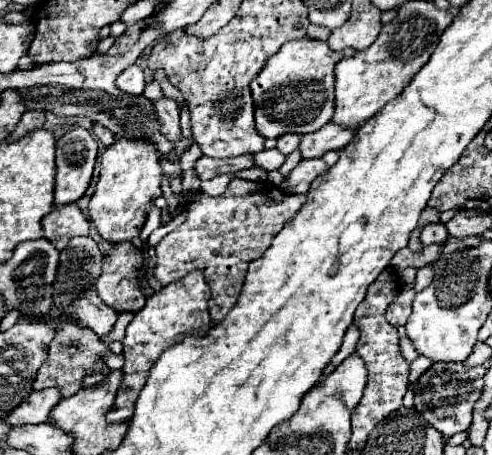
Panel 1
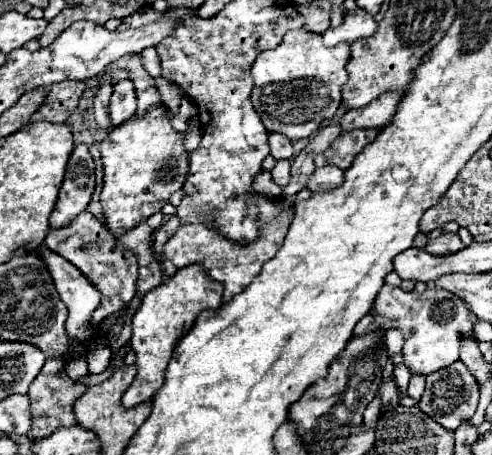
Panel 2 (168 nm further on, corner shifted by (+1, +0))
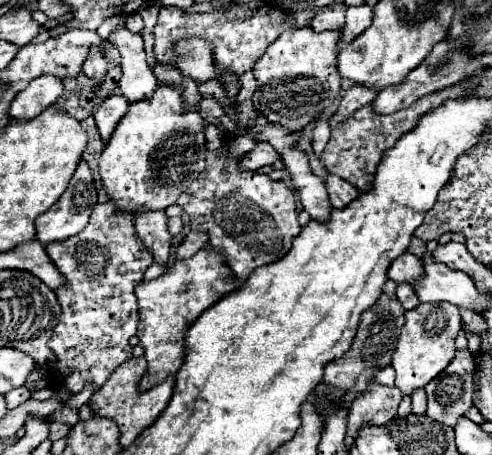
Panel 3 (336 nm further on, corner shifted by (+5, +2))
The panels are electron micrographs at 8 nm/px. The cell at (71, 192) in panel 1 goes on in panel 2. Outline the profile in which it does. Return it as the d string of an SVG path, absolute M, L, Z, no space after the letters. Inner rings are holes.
M76 144L66 164L66 176L58 194L58 202L50 216L50 228L68 224L80 214L94 192L94 160L86 144Z

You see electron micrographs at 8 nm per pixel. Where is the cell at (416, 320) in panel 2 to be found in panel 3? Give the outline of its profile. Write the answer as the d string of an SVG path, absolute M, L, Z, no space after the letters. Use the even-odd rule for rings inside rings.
M430 302L420 304L414 310L406 312L406 324L398 340L398 352L392 356L392 368L396 370L394 384L404 396L424 388L432 378L436 378L454 358L456 346L454 338L462 328L460 312L448 302Z

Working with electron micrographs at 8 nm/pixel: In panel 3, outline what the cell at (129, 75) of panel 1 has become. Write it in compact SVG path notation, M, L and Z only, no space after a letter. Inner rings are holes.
M114 94L112 98L104 100L96 114L94 114L94 120L96 120L96 126L98 126L98 134L102 138L102 142L106 144L116 128L116 124L120 122L120 118L126 114L128 110L128 100L122 96L122 94Z

